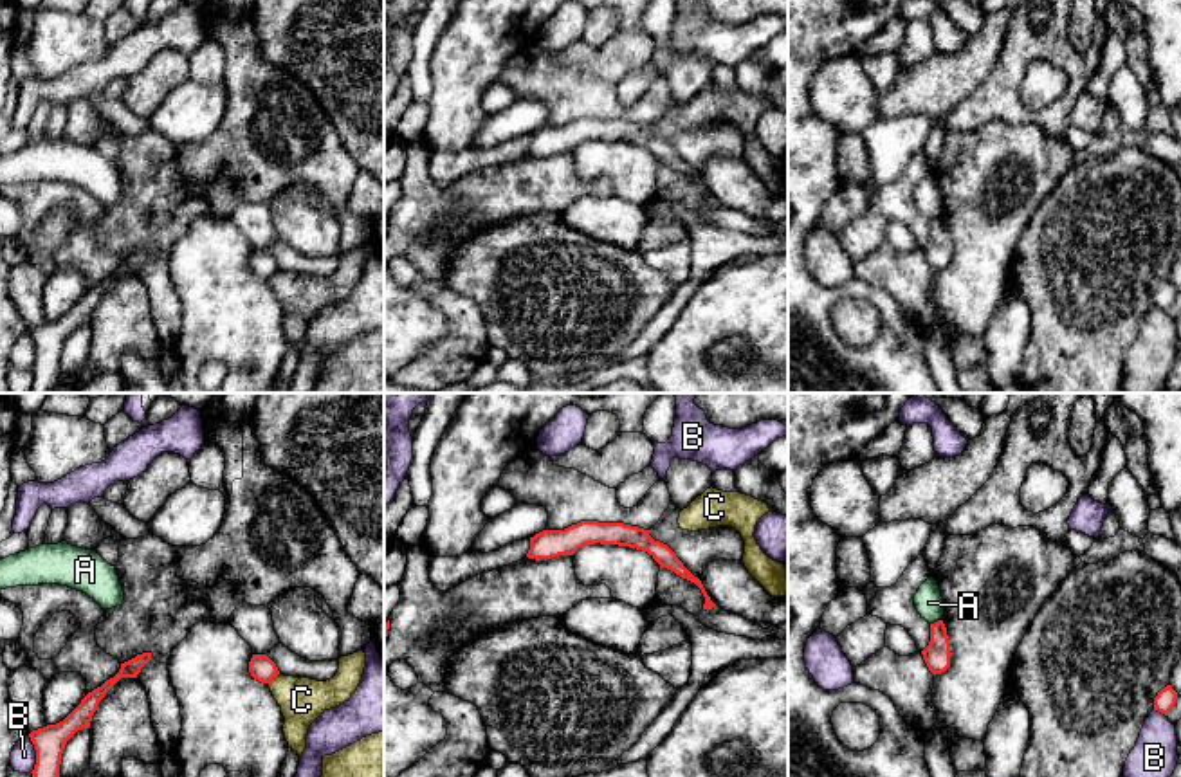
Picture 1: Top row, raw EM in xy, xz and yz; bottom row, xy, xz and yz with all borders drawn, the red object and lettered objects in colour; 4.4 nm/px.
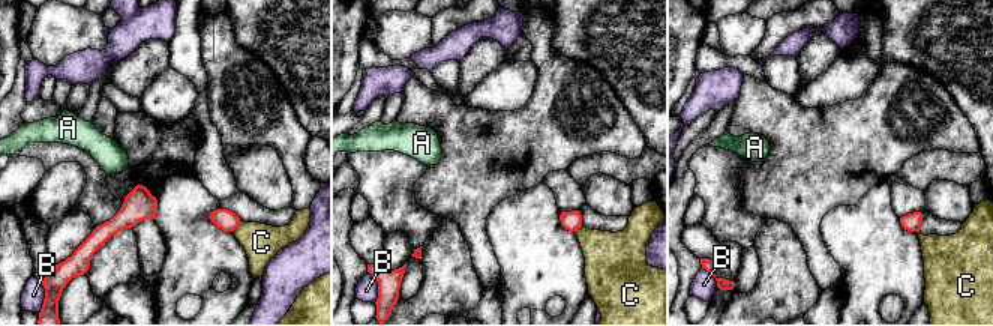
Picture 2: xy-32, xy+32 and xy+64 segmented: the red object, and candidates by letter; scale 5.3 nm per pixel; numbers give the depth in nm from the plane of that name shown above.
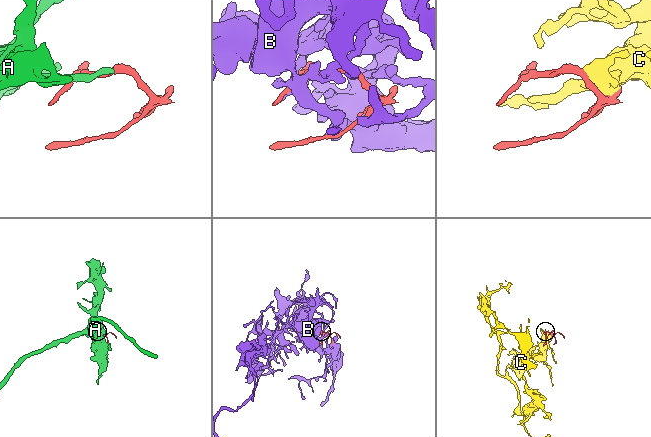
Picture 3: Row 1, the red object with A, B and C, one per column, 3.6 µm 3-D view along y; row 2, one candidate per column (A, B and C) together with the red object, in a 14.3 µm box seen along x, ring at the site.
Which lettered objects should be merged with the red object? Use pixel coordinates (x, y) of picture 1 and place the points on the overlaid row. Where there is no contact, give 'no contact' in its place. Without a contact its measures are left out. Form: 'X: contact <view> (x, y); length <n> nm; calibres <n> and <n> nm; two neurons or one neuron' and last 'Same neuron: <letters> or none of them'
A: contact yz (938, 621); length 60 nm; calibres 120 and 130 nm; two neurons
B: contact xy (36, 754); length 170 nm; calibres 140 and 110 nm; two neurons
C: contact xy (274, 676); length 70 nm; calibres 110 and 200 nm; two neurons
Same neuron: none of them

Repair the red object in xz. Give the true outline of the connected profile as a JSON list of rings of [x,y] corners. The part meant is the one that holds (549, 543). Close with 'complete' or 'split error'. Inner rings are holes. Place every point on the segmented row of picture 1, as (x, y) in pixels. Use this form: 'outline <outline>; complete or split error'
outline [[[581,521],[564,530],[543,530],[530,537],[530,550],[526,557],[537,561],[559,555],[573,555],[579,548],[595,543],[629,546],[647,552],[660,564],[660,568],[674,571],[701,590],[705,597],[703,609],[709,611],[716,606],[707,595],[701,580],[683,566],[676,553],[667,544],[655,541],[649,535],[649,530],[638,526],[624,523]]]; complete

